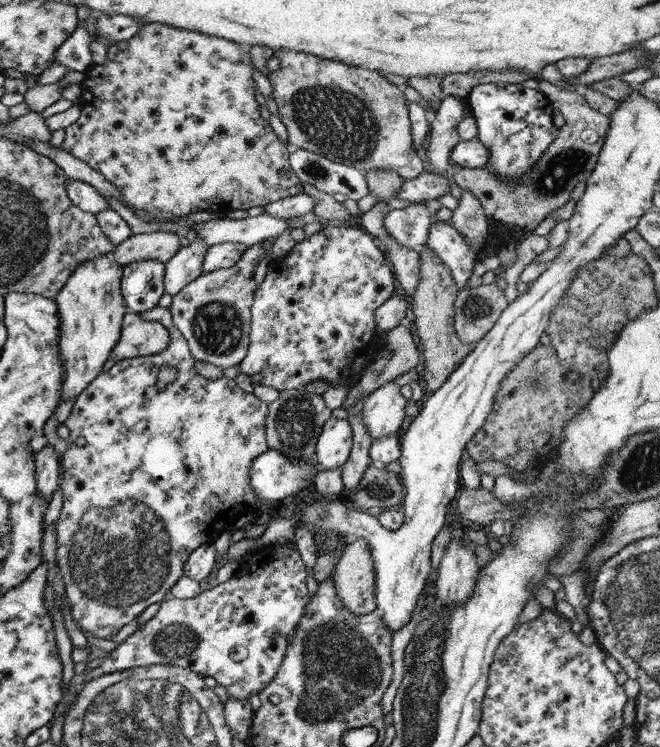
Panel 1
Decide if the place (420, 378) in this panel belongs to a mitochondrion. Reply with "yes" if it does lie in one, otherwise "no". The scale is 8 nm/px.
no

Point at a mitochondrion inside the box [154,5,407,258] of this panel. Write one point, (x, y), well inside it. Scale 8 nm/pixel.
(332, 121)

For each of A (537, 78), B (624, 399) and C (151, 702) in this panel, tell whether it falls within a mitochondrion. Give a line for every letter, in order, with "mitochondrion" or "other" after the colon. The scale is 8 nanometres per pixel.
A: other
B: other
C: mitochondrion

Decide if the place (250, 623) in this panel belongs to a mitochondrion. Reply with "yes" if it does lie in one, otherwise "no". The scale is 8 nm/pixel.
no

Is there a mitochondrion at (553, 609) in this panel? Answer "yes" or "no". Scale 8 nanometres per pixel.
no

